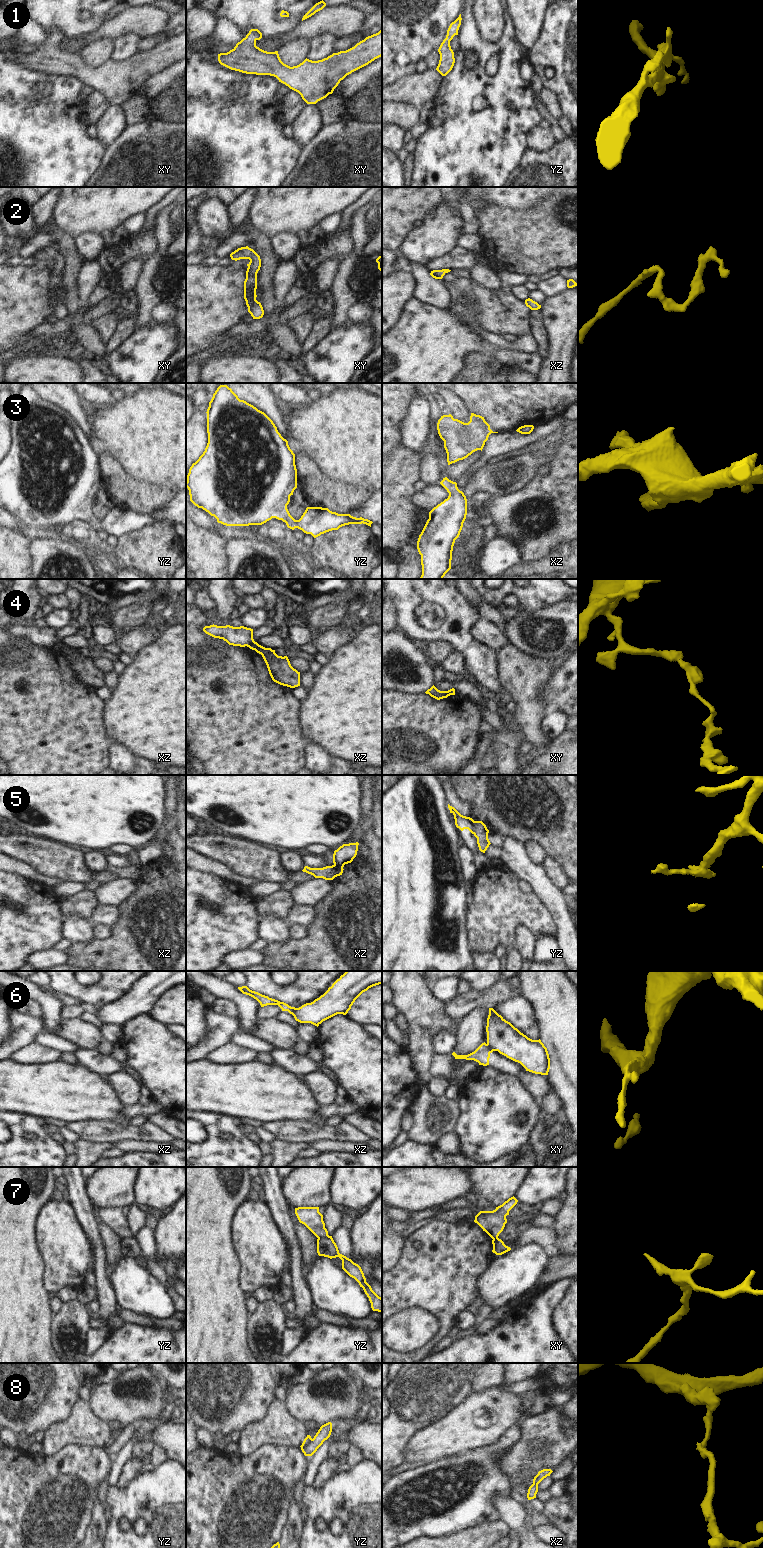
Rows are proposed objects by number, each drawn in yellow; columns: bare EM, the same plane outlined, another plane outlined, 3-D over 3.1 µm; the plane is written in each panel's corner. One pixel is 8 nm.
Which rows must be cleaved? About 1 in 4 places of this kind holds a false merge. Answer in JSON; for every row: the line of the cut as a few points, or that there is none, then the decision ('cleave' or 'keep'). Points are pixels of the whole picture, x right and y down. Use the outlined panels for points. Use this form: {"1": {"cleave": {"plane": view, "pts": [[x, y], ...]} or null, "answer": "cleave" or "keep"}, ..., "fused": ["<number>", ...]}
{"1": {"cleave": null, "answer": "keep"}, "2": {"cleave": null, "answer": "keep"}, "3": {"cleave": null, "answer": "keep"}, "4": {"cleave": {"plane": "xz", "pts": [[255, 642], [248, 646]]}, "answer": "cleave"}, "5": {"cleave": null, "answer": "keep"}, "6": {"cleave": {"plane": "xy", "pts": [[487, 1043], [496, 1050]]}, "answer": "cleave"}, "7": {"cleave": {"plane": "yz", "pts": [[327, 1234], [318, 1238]]}, "answer": "cleave"}, "8": {"cleave": null, "answer": "keep"}, "fused": ["4", "6", "7"]}

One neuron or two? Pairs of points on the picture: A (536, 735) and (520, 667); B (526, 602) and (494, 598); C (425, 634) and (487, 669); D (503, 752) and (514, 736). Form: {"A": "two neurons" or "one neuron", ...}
{"A": "one neuron", "B": "one neuron", "C": "one neuron", "D": "one neuron"}

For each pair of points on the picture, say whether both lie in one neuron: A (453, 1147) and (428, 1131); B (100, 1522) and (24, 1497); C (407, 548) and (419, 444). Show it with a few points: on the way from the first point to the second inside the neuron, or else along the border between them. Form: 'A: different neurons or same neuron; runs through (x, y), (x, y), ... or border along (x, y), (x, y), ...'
A: different neurons; border along (454, 1130), (446, 1133), (437, 1144)
B: different neurons; border along (97, 1496), (94, 1502), (92, 1519), (84, 1537)
C: different neurons; border along (402, 443), (423, 456)

